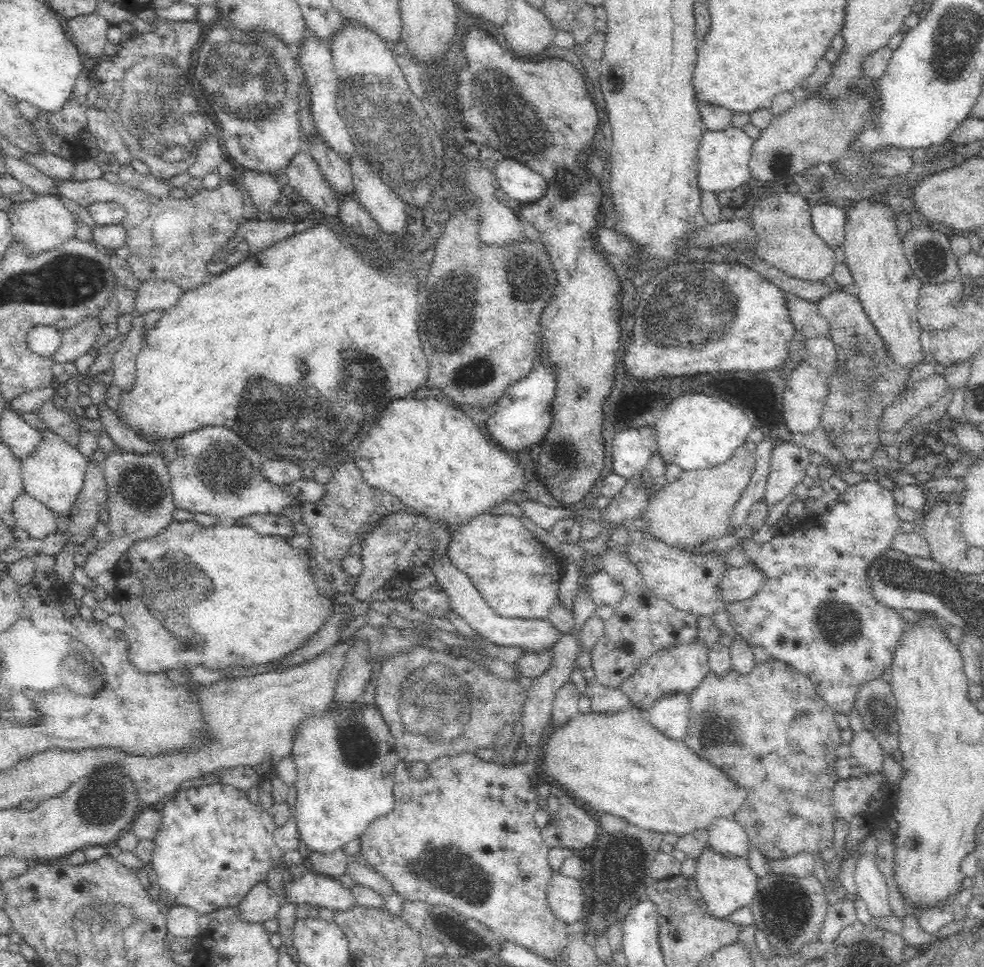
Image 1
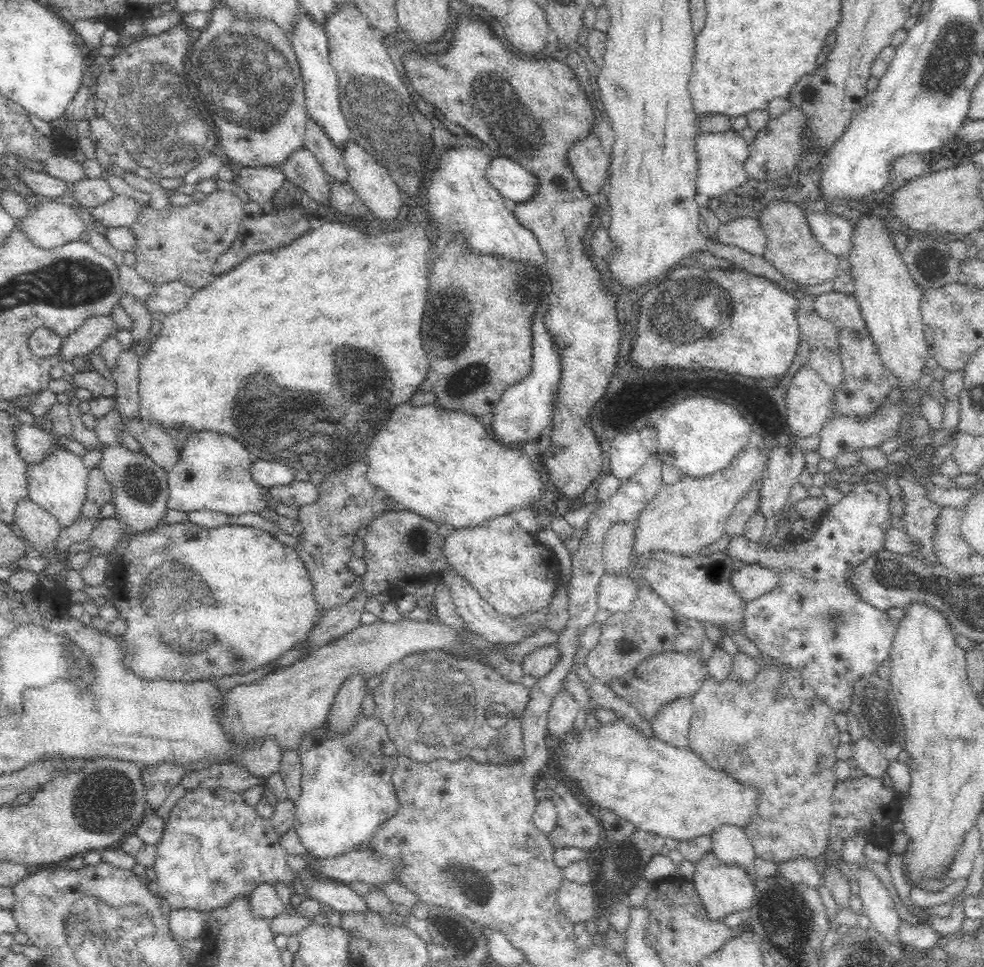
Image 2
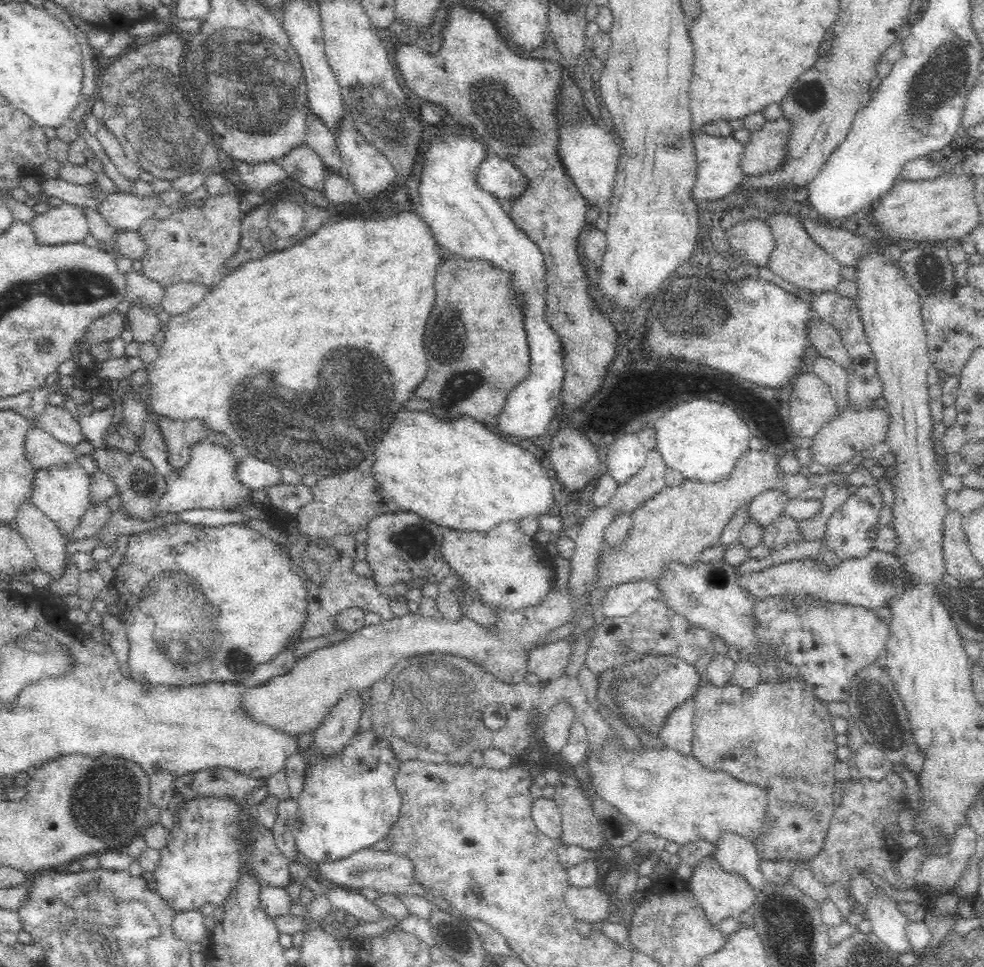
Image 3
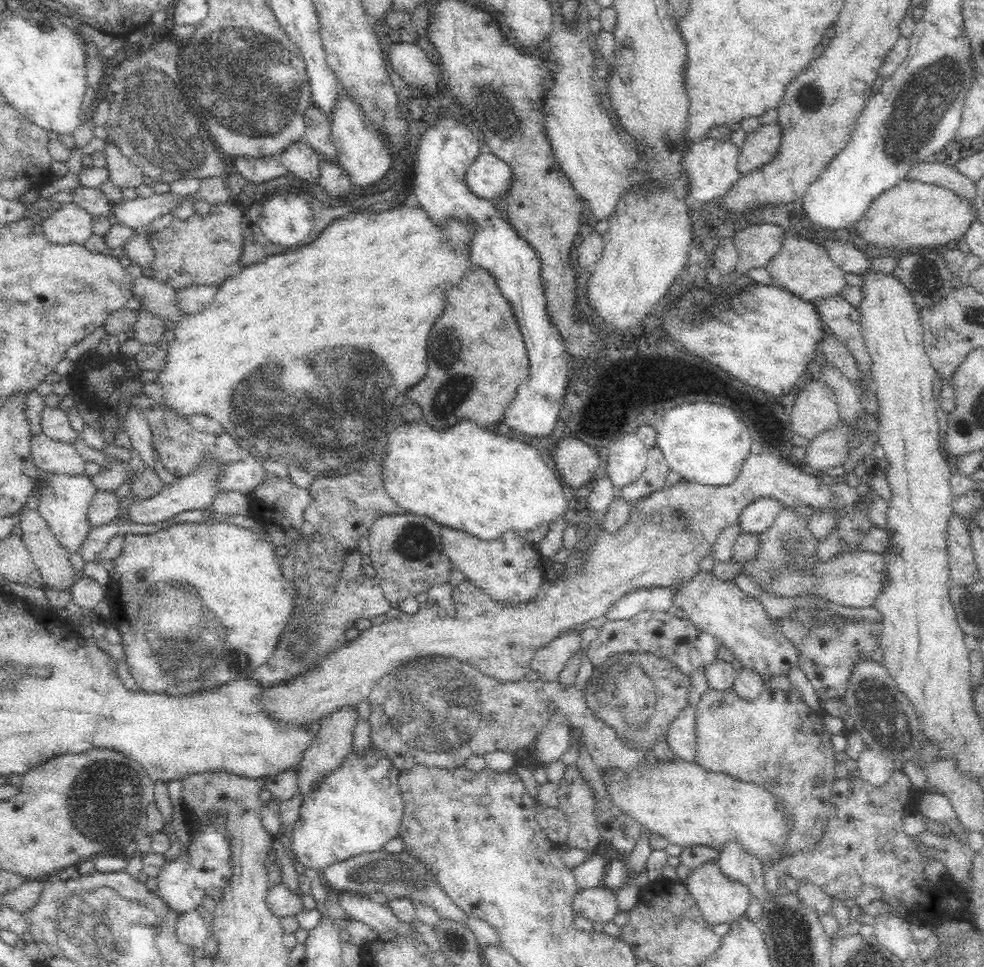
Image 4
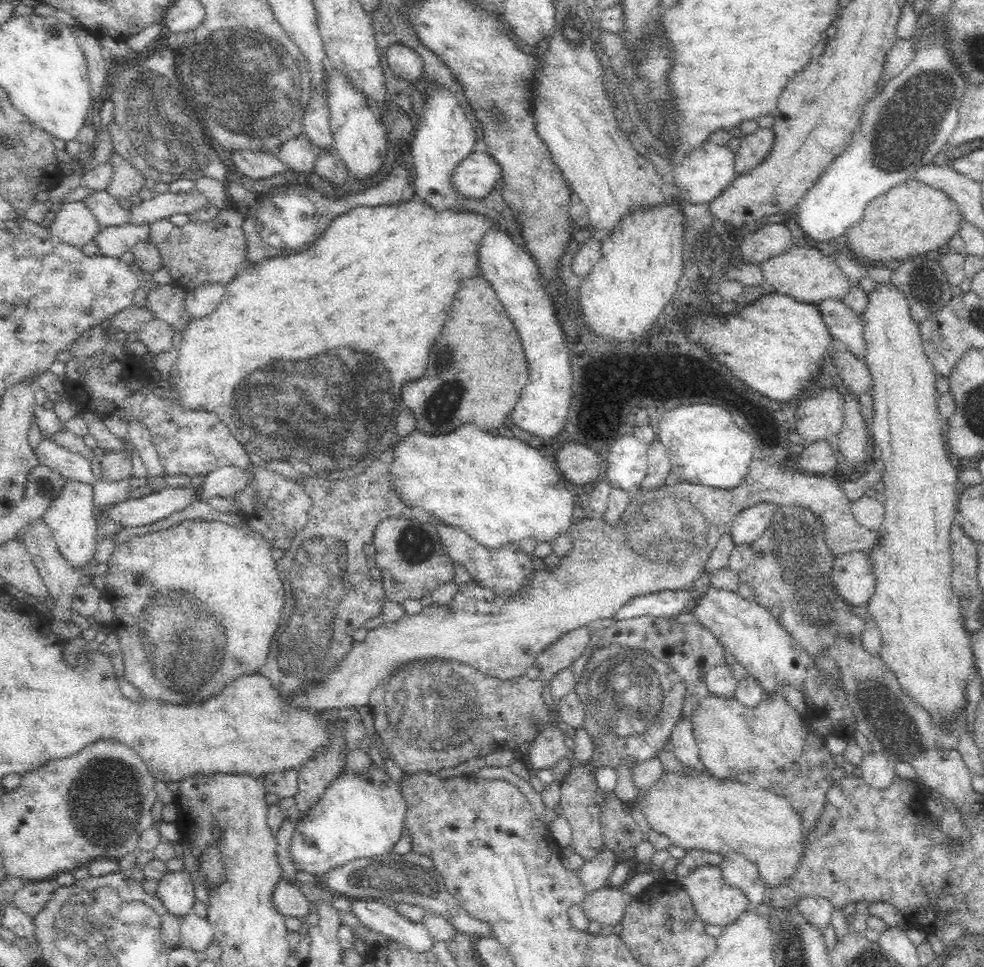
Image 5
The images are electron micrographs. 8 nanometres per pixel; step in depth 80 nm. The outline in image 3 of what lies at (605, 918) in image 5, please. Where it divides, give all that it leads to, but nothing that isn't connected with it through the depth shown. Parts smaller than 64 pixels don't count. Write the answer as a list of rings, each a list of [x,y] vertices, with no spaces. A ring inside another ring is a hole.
[[[568,884],[564,890],[564,905],[572,913],[574,920],[593,923],[610,913],[611,893],[597,889],[596,886],[586,888]]]

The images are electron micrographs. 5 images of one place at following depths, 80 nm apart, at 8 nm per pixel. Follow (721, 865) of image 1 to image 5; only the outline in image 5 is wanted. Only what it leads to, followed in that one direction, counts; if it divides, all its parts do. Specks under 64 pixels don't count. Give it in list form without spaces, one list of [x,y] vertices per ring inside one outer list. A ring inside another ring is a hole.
[[[715,864],[695,868],[688,873],[688,876],[673,878],[690,895],[698,914],[707,924],[719,924],[725,927],[752,906],[746,891],[742,890],[741,886],[730,886],[722,876],[721,868]]]

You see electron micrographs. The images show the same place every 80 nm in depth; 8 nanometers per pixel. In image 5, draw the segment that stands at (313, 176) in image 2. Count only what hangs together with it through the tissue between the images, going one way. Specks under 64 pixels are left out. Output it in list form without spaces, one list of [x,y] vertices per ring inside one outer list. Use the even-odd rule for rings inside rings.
[[[304,135],[286,141],[276,155],[292,172],[300,174],[315,172],[317,150]]]

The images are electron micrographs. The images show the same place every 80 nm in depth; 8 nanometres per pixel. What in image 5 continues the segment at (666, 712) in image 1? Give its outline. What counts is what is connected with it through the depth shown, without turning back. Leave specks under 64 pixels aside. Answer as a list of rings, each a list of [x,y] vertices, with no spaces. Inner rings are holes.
[[[682,716],[674,726],[670,739],[671,750],[684,767],[698,768],[699,749],[694,739],[693,716]]]

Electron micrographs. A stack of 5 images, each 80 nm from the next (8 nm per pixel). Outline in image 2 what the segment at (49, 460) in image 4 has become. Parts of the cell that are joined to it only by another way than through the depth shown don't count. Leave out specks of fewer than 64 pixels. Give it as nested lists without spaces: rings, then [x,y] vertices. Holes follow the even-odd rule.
[[[10,417],[10,431],[12,431],[12,443],[18,451],[18,455],[26,462],[38,462],[42,460],[44,452],[52,448],[54,436],[37,425],[24,424],[16,418]]]

